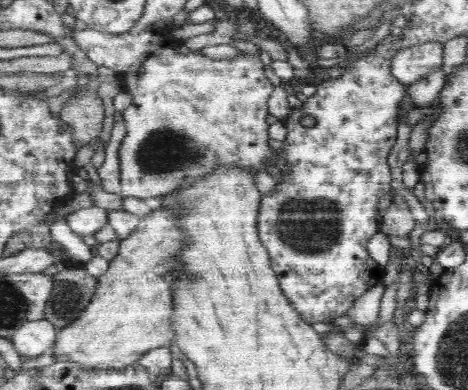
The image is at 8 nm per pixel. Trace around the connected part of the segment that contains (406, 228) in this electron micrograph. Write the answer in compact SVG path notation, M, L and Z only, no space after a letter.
M401 195L393 196L388 208L382 214L381 232L389 236L408 236L416 226L410 207Z

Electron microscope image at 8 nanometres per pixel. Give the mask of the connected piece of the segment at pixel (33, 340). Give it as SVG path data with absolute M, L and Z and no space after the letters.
M45 318L38 319L18 327L11 342L22 359L36 359L50 351L56 343L59 330Z

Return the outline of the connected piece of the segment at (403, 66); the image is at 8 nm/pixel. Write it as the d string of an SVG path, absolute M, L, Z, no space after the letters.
M425 42L399 50L391 58L391 73L395 79L409 85L442 66L442 62L443 44Z

